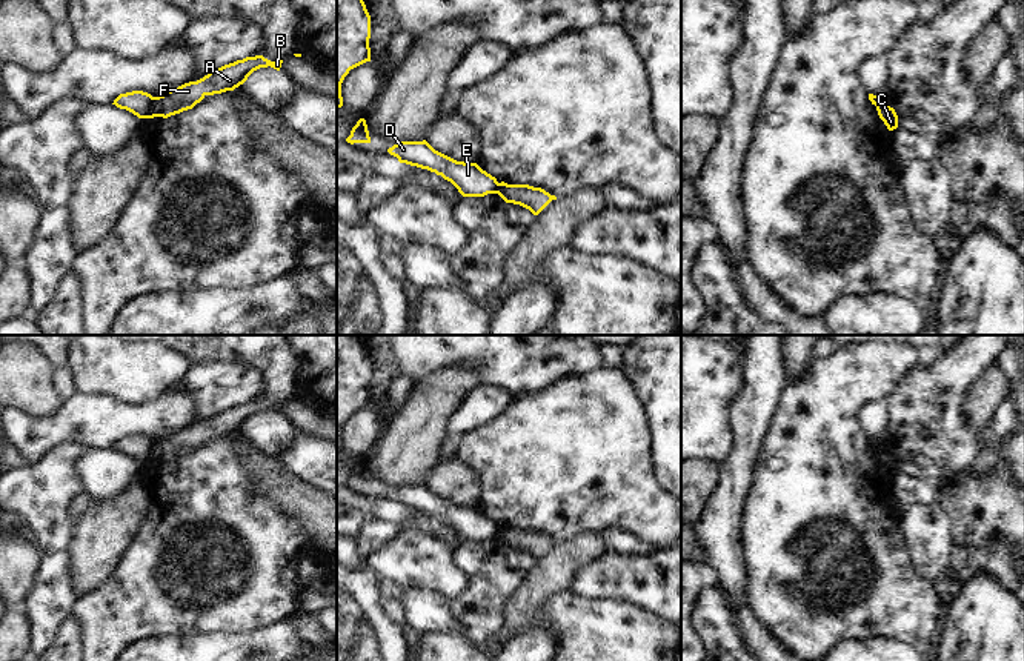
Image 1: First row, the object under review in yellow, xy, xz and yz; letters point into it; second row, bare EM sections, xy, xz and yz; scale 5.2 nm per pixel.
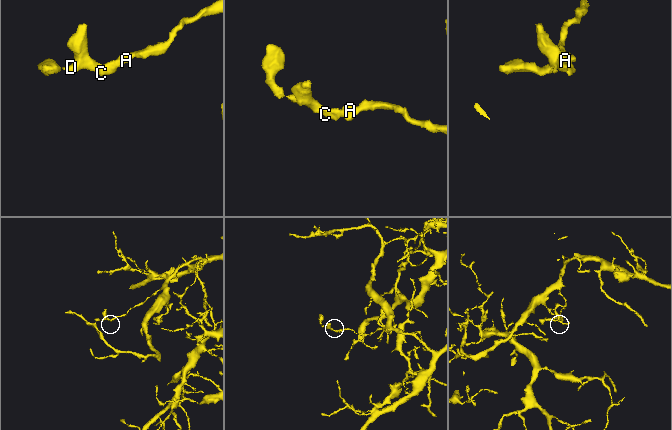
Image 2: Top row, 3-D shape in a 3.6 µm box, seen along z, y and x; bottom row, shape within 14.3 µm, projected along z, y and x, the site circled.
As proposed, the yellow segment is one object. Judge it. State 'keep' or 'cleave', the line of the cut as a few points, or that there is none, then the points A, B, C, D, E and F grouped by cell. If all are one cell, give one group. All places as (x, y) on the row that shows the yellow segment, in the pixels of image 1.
cleave | xy (154, 97), (145, 117) | A B C F / D E

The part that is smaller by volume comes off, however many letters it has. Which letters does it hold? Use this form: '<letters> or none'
D, E

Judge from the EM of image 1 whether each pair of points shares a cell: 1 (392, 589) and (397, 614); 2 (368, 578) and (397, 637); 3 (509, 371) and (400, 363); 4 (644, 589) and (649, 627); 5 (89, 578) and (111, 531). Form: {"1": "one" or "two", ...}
{"1": "one", "2": "one", "3": "one", "4": "two", "5": "one"}

